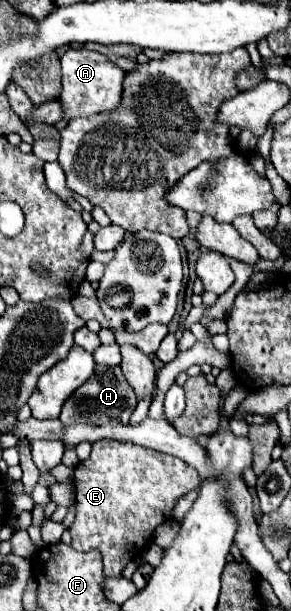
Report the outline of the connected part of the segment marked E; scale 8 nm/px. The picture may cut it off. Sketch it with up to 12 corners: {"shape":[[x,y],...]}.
{"shape":[[95,441],[75,465],[75,551],[121,577],[179,497],[183,459]]}

